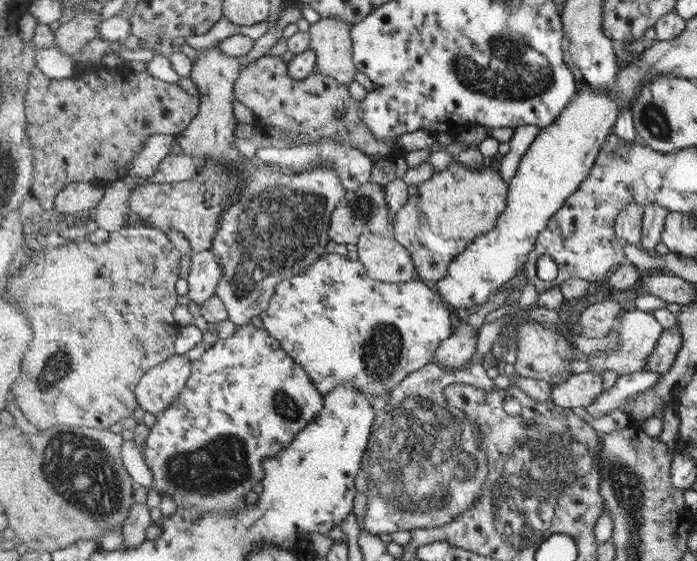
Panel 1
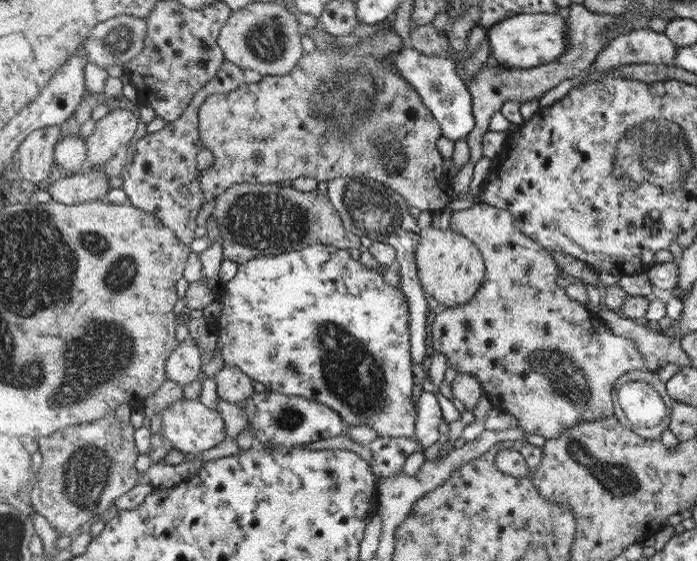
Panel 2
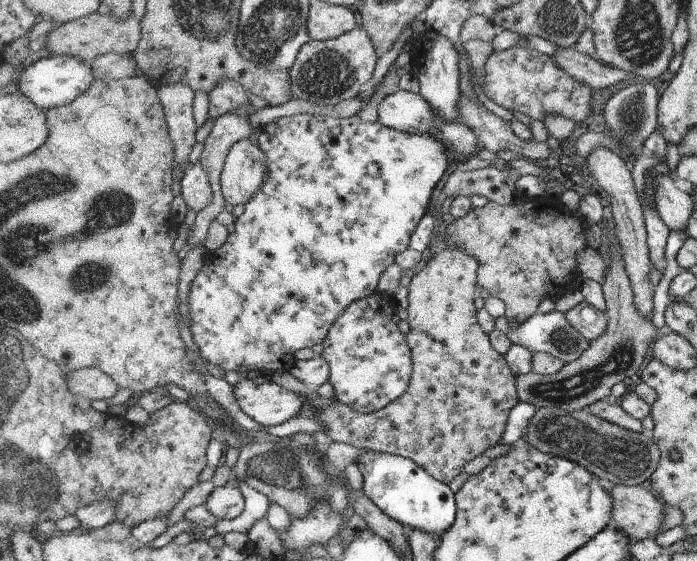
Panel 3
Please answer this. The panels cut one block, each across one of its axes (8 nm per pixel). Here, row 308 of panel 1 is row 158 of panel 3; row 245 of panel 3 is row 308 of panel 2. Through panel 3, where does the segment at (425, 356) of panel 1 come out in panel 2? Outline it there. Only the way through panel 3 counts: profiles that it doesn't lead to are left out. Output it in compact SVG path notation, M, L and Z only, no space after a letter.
M312 244L302 250L286 252L280 255L258 257L238 267L238 273L223 284L219 299L223 310L220 318L220 348L221 358L225 366L238 366L252 381L258 381L266 386L267 390L276 391L290 396L301 396L308 400L316 400L320 404L329 405L340 413L345 420L345 426L370 426L378 432L380 437L409 437L416 440L416 451L424 451L420 440L416 438L417 411L413 400L414 374L412 372L412 358L409 331L409 302L400 286L392 286L385 282L381 270L364 268L358 260L352 260L346 250L326 244Z

